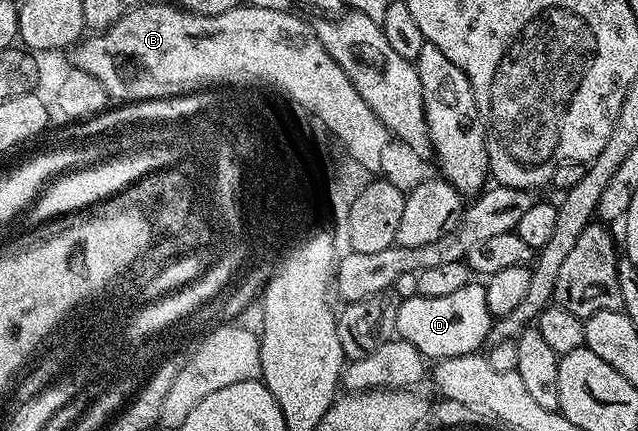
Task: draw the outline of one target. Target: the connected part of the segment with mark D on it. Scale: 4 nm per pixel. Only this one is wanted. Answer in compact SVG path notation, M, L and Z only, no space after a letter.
M470 282L462 286L462 290L454 290L454 294L445 294L442 298L415 295L401 299L396 305L395 335L410 342L410 346L417 348L429 361L435 362L473 355L483 345L493 321L494 317L486 306L484 284Z

